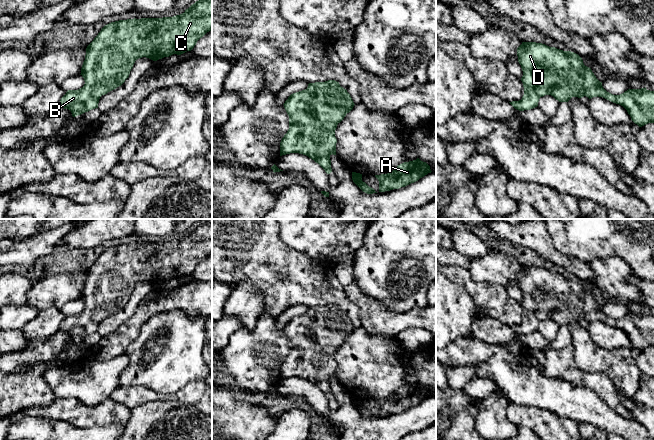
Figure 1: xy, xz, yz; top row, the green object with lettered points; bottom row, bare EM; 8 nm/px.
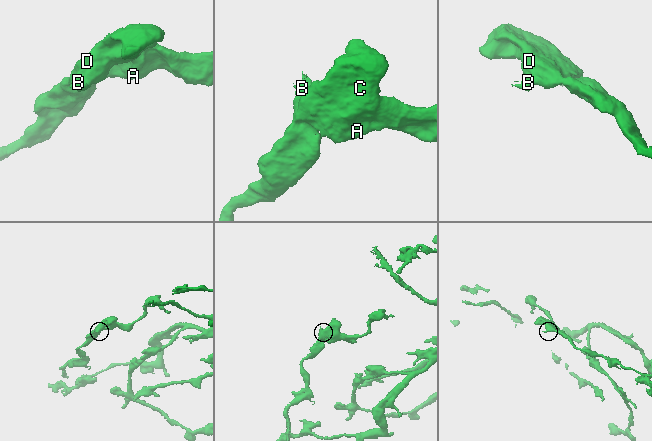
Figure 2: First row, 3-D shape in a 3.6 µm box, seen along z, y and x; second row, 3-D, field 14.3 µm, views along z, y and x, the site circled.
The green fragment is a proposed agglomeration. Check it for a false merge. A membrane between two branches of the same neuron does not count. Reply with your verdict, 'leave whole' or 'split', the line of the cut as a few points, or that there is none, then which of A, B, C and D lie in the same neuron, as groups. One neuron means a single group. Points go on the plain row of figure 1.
leave whole; no cut; A B C D

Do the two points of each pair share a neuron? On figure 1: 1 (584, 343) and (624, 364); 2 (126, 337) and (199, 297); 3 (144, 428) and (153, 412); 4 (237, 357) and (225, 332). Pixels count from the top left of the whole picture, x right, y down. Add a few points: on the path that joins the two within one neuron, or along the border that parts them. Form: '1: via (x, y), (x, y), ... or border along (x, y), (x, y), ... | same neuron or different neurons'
1: via (594, 353), (603, 361), (614, 363) | same neuron
2: via (140, 317), (162, 300), (179, 299) | same neuron
3: via (148, 424), (153, 419), (153, 416) | same neuron
4: border along (241, 326), (222, 349) | different neurons

